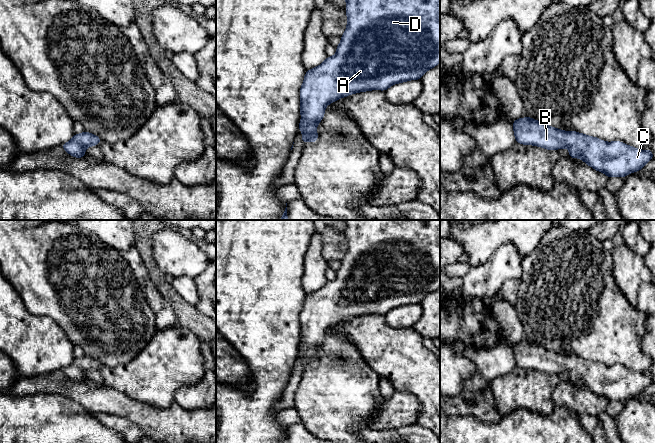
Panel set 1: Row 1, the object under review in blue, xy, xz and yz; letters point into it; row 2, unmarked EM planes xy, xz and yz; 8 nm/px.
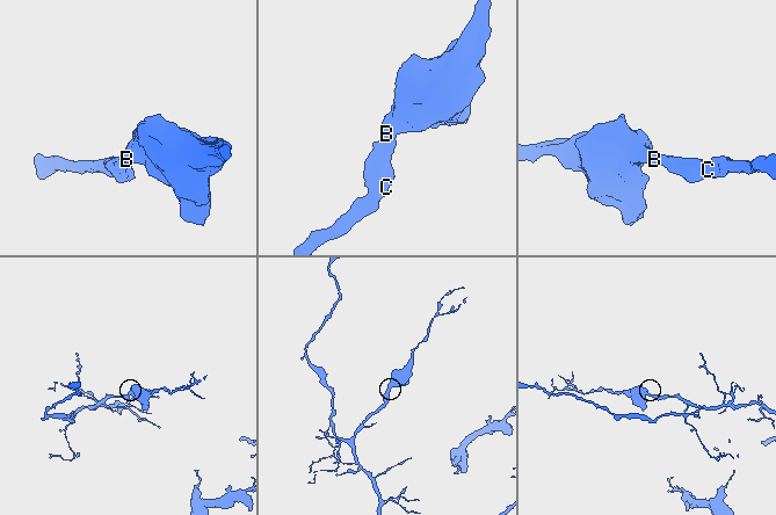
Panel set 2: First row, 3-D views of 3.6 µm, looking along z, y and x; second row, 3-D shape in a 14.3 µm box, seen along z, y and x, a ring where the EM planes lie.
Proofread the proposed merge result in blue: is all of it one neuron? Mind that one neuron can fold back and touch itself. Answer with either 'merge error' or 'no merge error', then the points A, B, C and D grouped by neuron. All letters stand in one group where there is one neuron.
no merge error | A B C D

